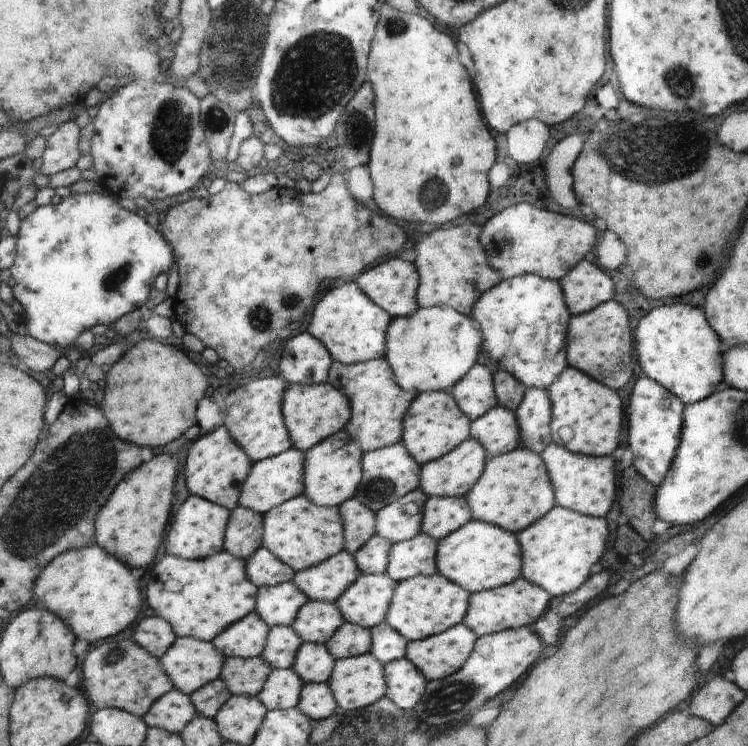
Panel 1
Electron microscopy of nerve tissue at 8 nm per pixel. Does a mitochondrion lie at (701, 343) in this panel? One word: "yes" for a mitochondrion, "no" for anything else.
no

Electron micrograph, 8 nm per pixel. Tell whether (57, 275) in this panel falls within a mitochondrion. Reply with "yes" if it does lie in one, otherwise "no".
no

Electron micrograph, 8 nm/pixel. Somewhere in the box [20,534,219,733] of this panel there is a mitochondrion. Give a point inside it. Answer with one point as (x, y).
(113, 655)

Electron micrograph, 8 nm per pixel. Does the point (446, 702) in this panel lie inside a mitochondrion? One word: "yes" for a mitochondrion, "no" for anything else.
yes

